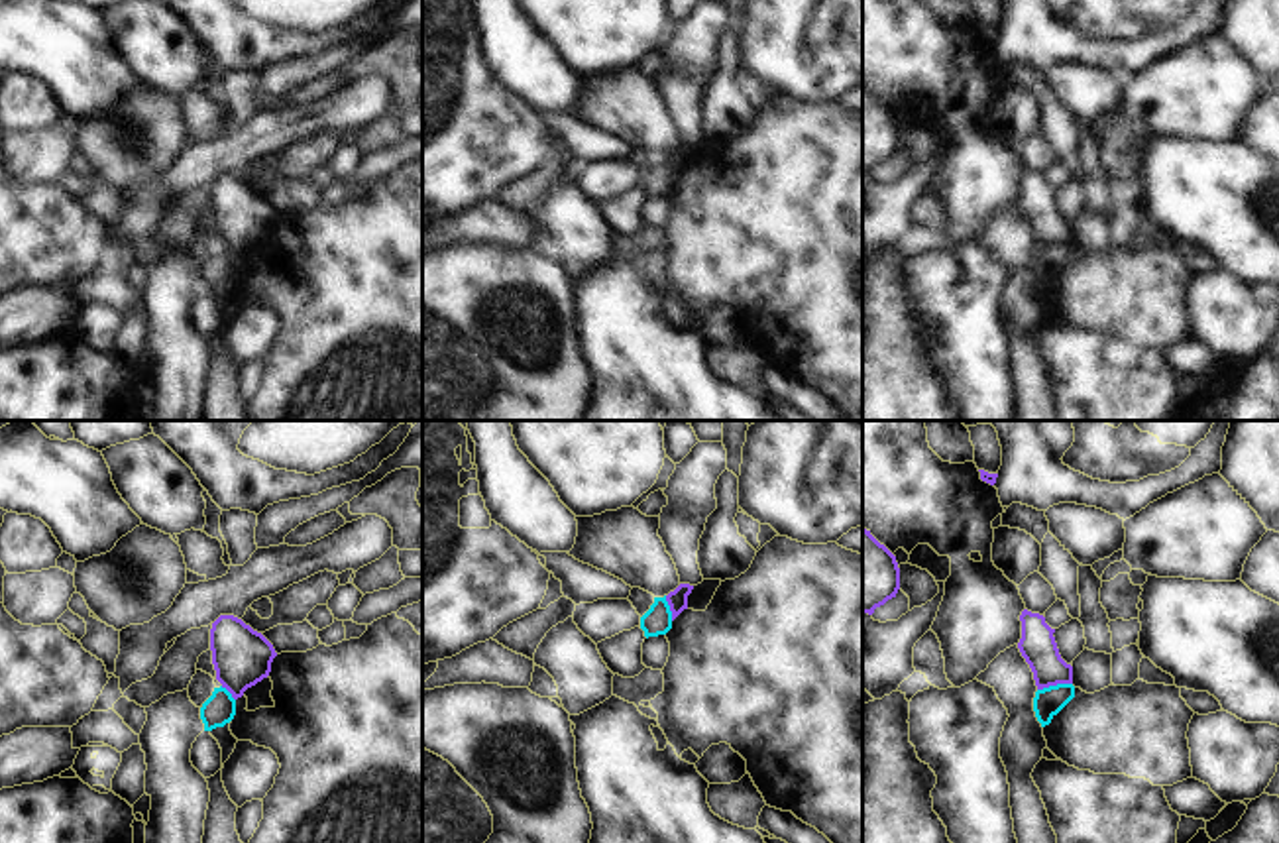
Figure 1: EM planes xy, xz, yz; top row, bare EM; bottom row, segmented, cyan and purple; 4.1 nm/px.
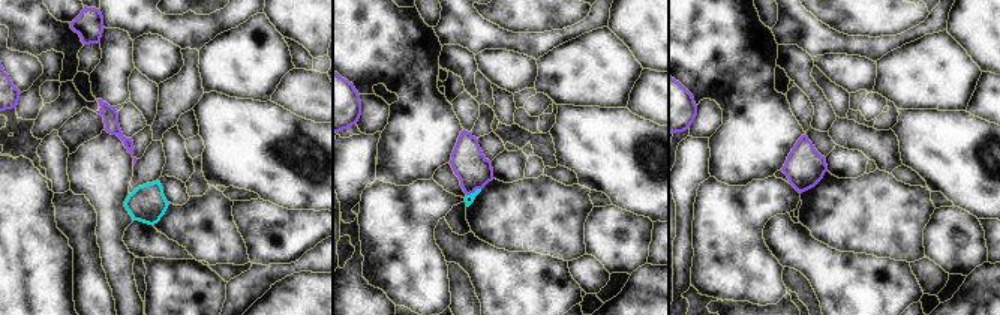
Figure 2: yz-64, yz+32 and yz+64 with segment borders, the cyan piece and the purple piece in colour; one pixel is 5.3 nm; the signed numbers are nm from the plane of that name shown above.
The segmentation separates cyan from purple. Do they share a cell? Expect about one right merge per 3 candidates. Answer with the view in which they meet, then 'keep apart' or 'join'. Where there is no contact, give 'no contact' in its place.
meets cyan in yz; keep apart

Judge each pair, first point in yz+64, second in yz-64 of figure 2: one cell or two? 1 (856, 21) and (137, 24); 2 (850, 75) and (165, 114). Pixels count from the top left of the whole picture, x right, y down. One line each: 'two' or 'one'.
1: one
2: two

